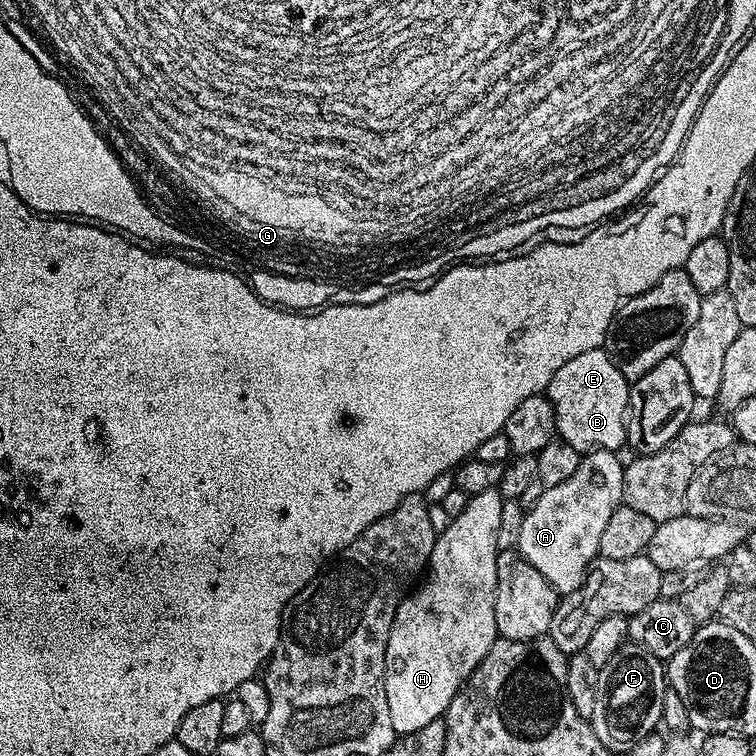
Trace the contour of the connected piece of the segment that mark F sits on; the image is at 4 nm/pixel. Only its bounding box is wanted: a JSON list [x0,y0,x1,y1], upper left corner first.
[590,642,666,754]

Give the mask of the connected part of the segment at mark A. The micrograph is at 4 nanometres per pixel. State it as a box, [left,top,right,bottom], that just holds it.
[518,450,625,594]

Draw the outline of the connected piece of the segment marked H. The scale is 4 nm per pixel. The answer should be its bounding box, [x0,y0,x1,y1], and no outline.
[387,574,498,735]

